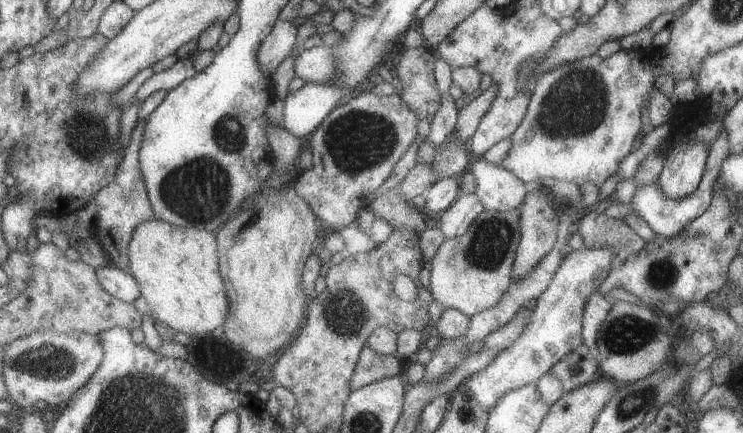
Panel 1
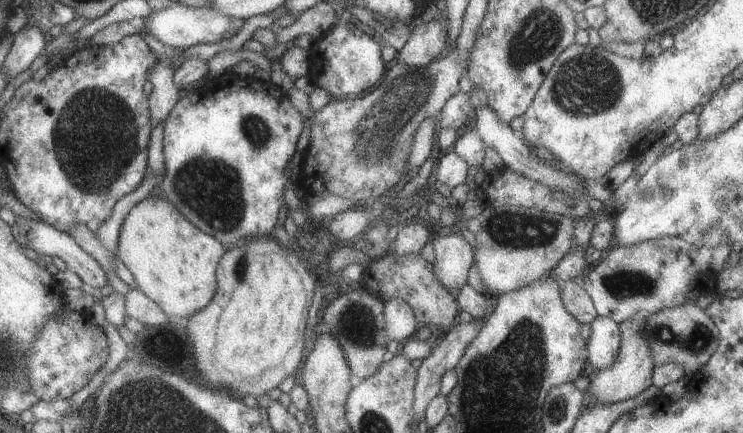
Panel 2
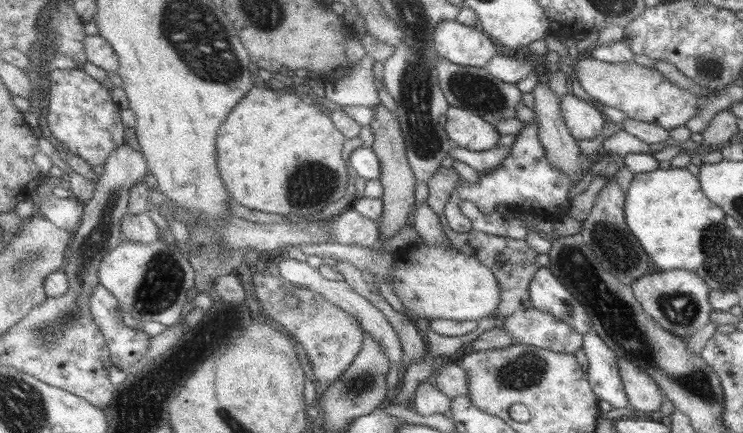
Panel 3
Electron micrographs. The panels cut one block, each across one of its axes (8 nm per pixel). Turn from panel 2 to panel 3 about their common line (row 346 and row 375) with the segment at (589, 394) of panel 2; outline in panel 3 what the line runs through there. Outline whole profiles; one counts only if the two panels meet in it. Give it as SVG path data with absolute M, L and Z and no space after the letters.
M620 357L617 363L629 407L644 413L660 411L666 396L654 379L630 359Z

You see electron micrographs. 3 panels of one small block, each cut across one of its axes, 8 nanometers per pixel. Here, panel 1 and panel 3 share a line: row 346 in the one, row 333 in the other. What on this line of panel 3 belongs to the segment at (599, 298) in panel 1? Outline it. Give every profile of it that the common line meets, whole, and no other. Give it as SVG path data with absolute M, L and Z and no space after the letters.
M593 330L583 337L582 348L589 360L587 375L594 395L614 409L629 407L615 352Z

